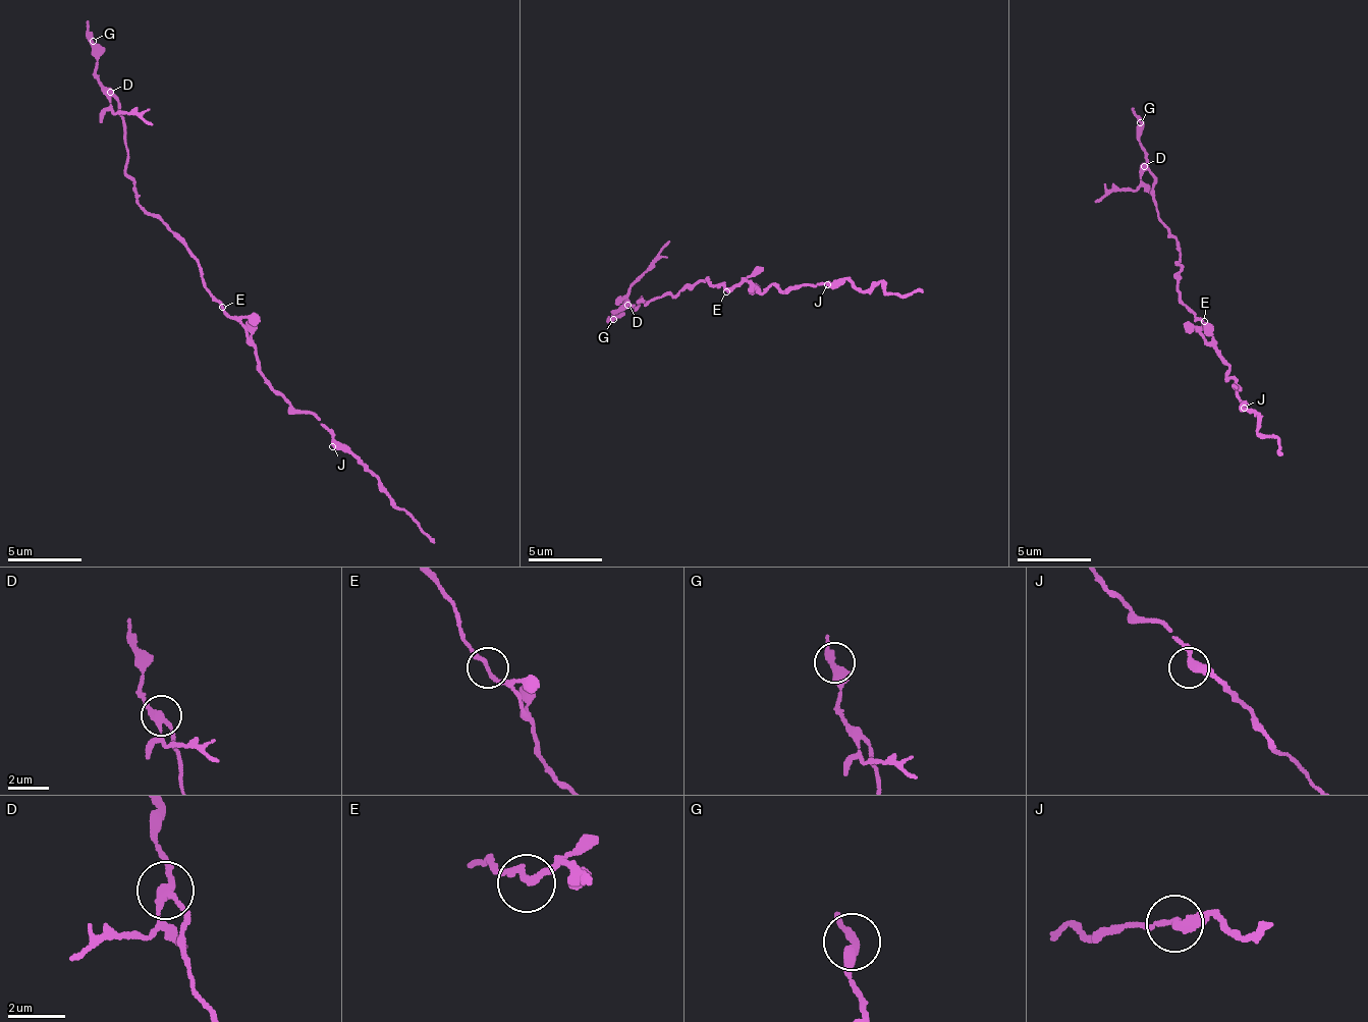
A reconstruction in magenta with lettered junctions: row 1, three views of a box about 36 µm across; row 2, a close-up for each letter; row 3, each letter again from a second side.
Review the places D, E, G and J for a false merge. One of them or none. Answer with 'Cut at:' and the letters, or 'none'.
Cut at: D

